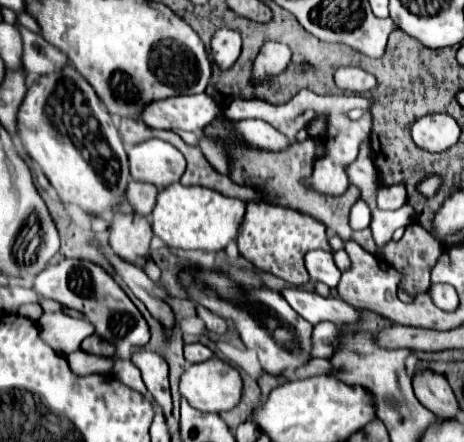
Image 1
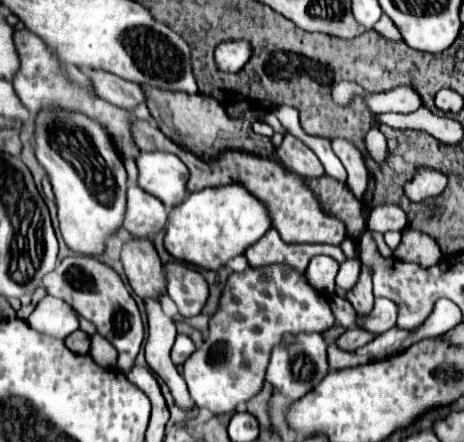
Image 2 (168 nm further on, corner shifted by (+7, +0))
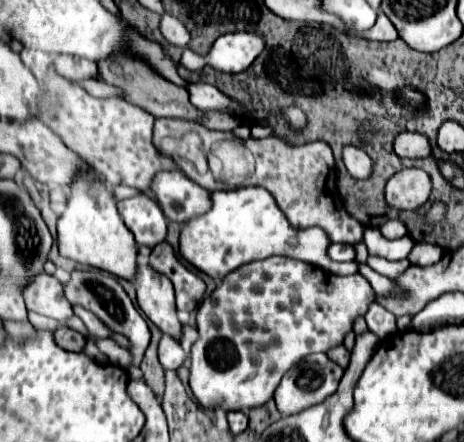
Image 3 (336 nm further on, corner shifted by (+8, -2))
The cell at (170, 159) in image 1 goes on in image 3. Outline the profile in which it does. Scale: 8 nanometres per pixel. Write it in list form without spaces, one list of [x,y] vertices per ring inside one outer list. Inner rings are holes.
[[[160,170],[154,174],[150,192],[160,202],[170,222],[184,224],[188,218],[208,210],[208,190],[186,178],[180,170]]]

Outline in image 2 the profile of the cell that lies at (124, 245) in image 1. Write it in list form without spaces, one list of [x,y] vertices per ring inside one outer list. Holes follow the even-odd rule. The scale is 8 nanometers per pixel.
[[[133,238],[121,250],[121,262],[133,292],[141,298],[159,300],[167,288],[157,250],[145,238]]]

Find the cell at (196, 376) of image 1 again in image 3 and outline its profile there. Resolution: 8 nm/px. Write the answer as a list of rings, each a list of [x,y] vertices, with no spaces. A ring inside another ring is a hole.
[[[270,256],[236,268],[198,308],[196,322],[200,336],[190,352],[188,380],[196,400],[206,410],[222,408],[226,412],[246,412],[266,404],[274,396],[284,370],[308,354],[328,352],[330,346],[342,344],[344,334],[352,330],[354,318],[366,314],[372,294],[372,286],[358,272],[352,276],[334,276],[314,264],[288,256]]]

